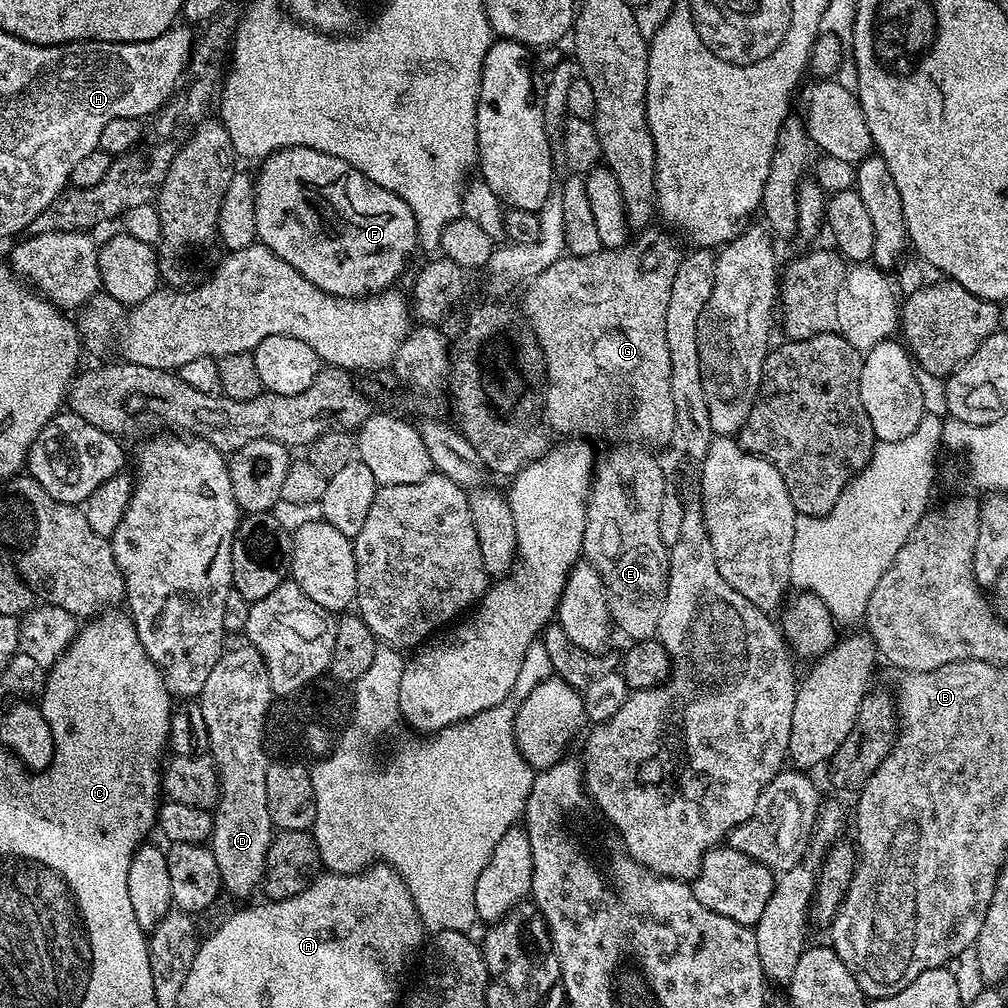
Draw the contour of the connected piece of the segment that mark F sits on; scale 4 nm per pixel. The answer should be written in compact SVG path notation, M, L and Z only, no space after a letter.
M284 148L273 156L264 157L255 173L256 181L256 235L259 243L267 246L282 262L290 262L302 278L326 294L341 298L367 298L391 289L404 272L408 255L417 251L416 219L390 190L370 182L354 166L322 154L322 150Z

